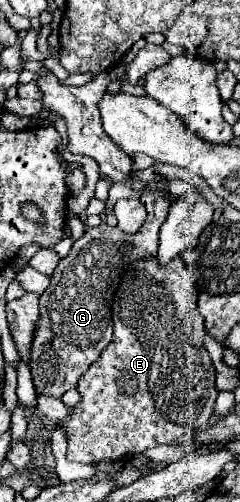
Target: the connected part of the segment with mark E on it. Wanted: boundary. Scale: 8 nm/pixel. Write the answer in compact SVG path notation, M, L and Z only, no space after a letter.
M176 256L168 268L160 268L156 258L136 262L128 268L112 304L114 340L78 380L76 388L82 402L62 424L68 434L68 460L82 464L92 464L100 458L124 460L126 456L142 454L158 444L176 444L186 438L190 440L196 432L208 426L214 400L218 396L214 384L216 368L204 348L204 318L200 316L196 302L198 290L182 256Z

